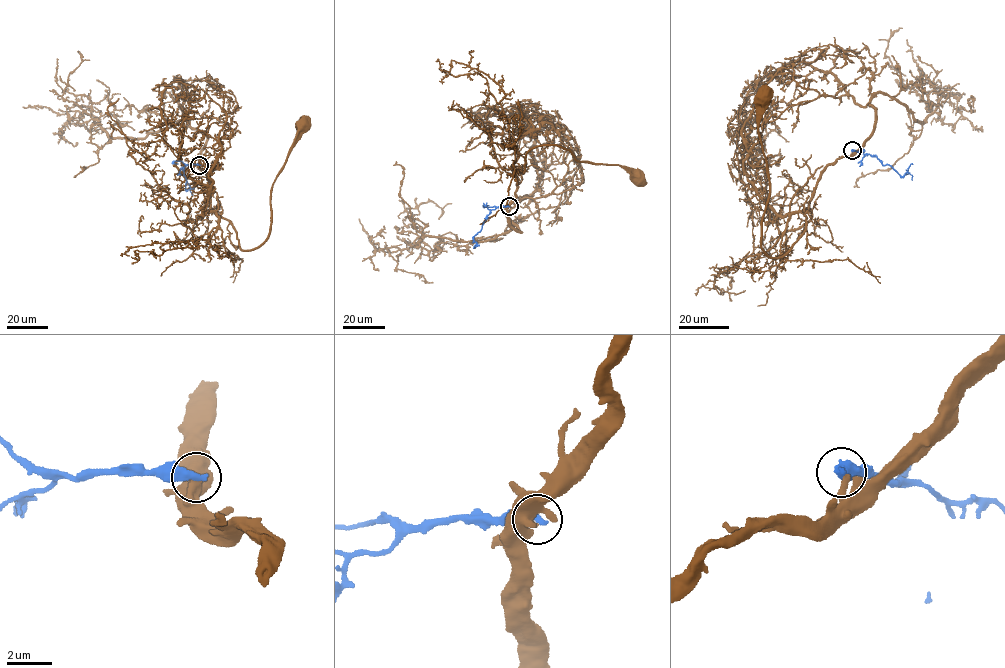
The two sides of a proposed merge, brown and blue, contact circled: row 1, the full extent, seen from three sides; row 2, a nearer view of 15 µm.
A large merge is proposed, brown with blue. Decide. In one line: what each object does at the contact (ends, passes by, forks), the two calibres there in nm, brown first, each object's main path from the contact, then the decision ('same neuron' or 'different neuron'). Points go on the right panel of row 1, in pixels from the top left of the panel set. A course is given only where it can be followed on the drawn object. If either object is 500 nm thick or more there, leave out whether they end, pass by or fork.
brown ends; blue ends; calibres 360 and 440 nm; course brown (852, 151), (821, 173), (791, 250), (767, 255), (763, 95); course blue (852, 150), (876, 156), (901, 176), (912, 163); different neuron

